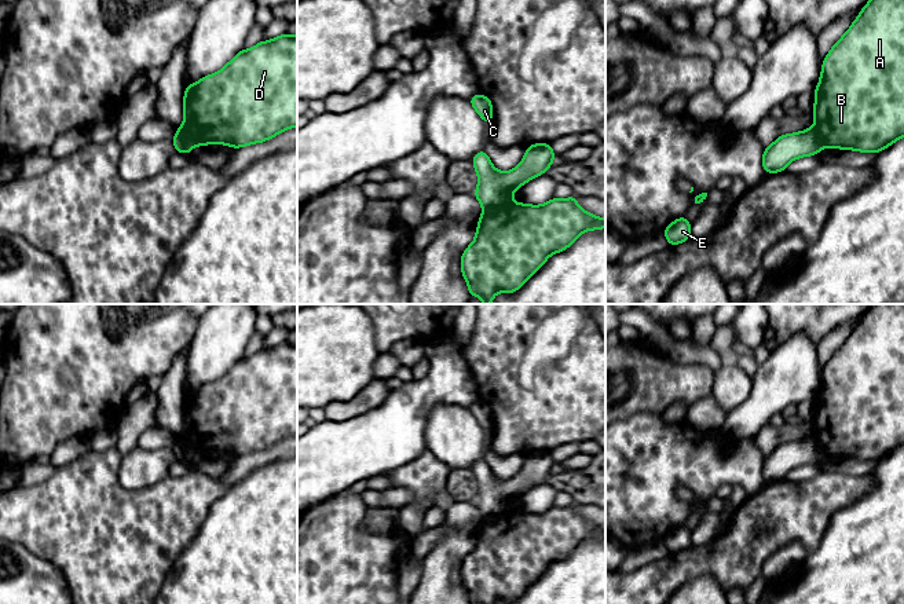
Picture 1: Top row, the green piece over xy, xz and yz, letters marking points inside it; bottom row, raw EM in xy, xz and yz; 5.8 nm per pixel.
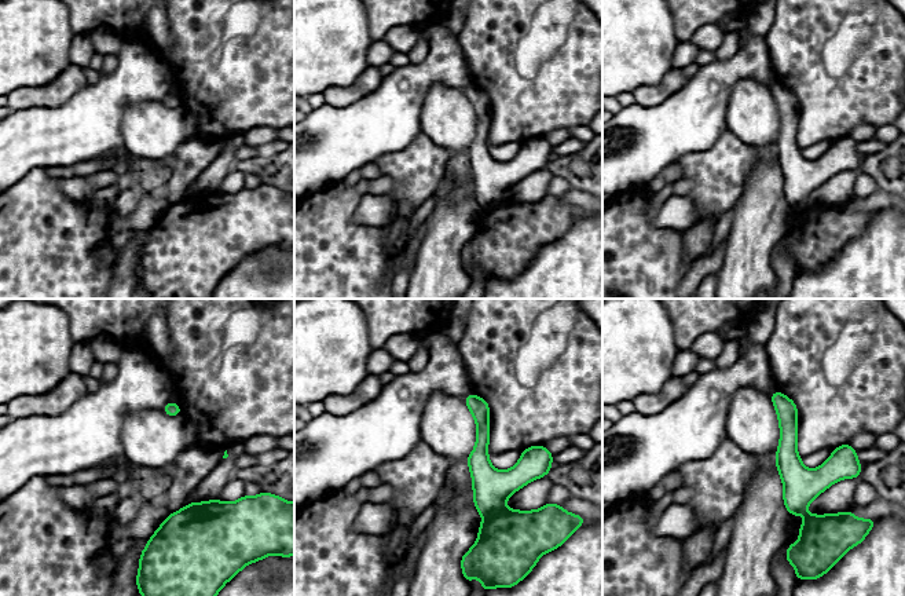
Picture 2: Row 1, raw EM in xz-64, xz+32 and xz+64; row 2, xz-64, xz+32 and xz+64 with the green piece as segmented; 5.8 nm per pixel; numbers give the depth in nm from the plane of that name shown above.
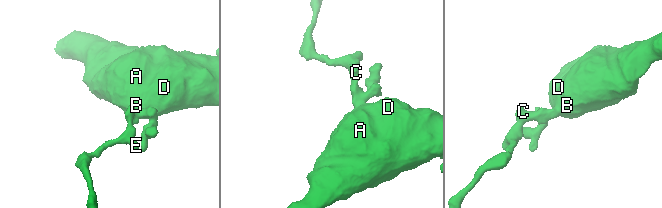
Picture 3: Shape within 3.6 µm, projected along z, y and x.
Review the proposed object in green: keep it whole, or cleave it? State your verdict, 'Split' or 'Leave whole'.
Split

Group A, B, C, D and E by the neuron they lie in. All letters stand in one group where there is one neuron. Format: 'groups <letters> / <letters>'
groups A B D / C E

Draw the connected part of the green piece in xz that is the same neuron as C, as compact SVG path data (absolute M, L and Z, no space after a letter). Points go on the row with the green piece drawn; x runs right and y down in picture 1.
M473 95L469 99L469 103L473 106L482 120L484 120L488 125L493 124L493 103L486 95Z

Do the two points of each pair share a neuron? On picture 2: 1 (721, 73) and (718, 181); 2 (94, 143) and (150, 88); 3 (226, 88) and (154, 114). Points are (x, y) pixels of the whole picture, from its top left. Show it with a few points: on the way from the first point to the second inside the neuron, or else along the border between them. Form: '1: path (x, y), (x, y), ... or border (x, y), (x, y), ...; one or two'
1: border (726, 128), (710, 147), (692, 153); two
2: path (94, 124), (131, 88); one
3: border (182, 103), (190, 116), (194, 135); two

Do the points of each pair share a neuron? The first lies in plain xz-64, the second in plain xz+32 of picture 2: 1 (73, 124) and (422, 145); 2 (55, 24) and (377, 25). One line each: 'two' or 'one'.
1: two
2: two

